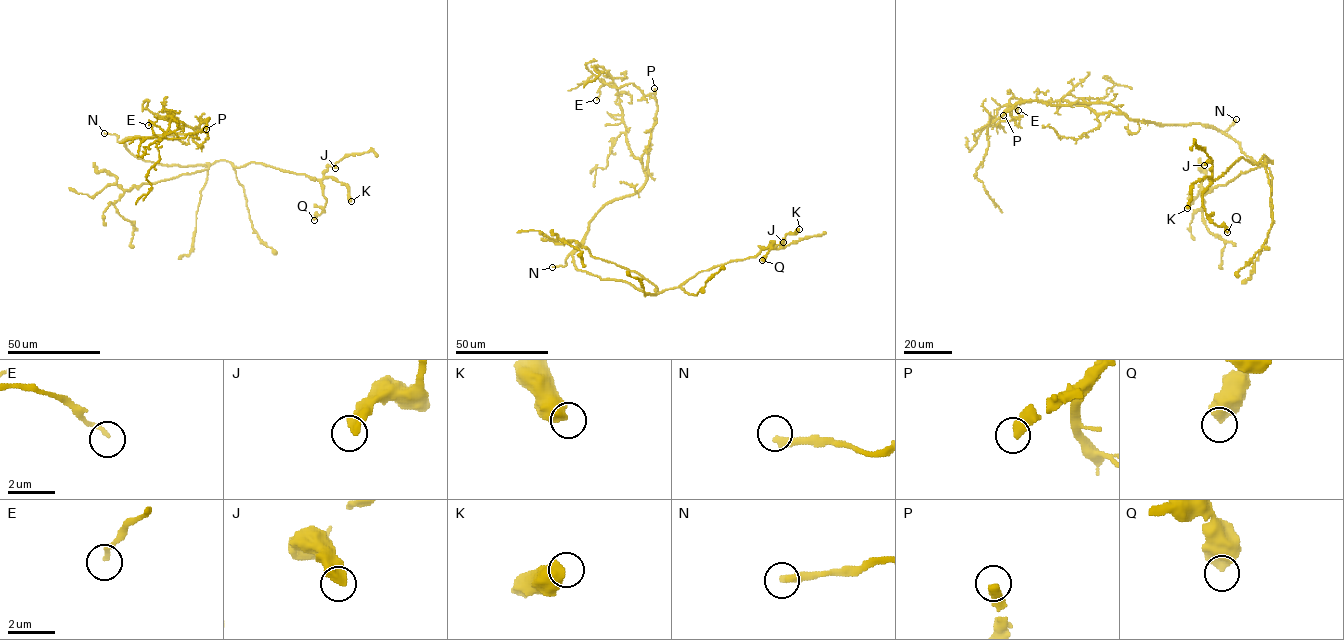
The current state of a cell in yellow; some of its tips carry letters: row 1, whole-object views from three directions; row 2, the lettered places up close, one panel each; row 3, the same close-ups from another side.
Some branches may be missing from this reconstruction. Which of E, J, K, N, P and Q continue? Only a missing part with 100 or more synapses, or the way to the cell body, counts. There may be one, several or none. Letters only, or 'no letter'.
N, P

